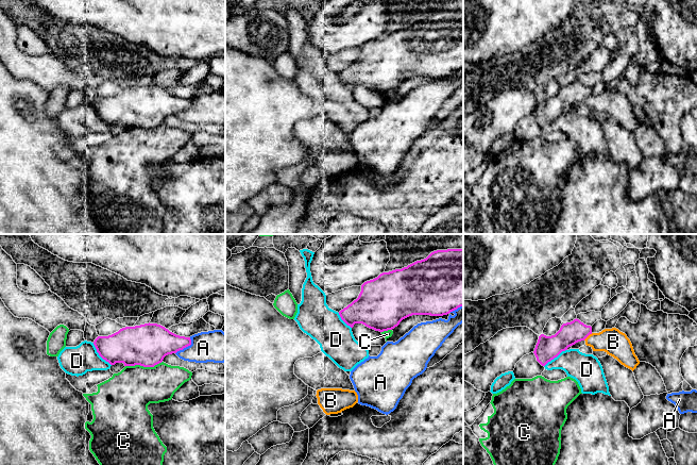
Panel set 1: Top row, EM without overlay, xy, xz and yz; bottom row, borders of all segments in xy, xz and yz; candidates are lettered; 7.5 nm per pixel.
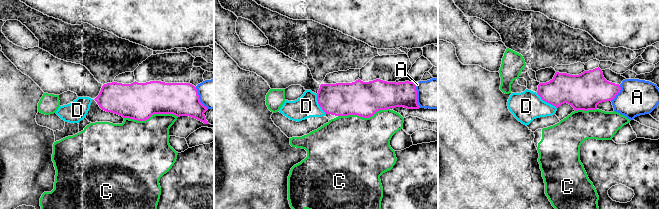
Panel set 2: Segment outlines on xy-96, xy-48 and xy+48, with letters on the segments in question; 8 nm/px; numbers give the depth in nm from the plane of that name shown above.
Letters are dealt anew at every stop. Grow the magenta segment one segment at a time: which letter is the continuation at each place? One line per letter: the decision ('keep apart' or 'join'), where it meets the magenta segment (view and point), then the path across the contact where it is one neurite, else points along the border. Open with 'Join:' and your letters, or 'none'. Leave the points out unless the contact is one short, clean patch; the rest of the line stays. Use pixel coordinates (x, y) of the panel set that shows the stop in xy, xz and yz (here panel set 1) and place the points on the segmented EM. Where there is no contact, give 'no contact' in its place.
Join: none
A: keep apart; meets magenta in xy at (186, 346)
B: keep apart; meets magenta in yz at (588, 335)
C: keep apart; meets magenta in xy at (143, 366)
D: keep apart; meets magenta in xy at (99, 354); border along xy (92, 343), (96, 351), (111, 365)

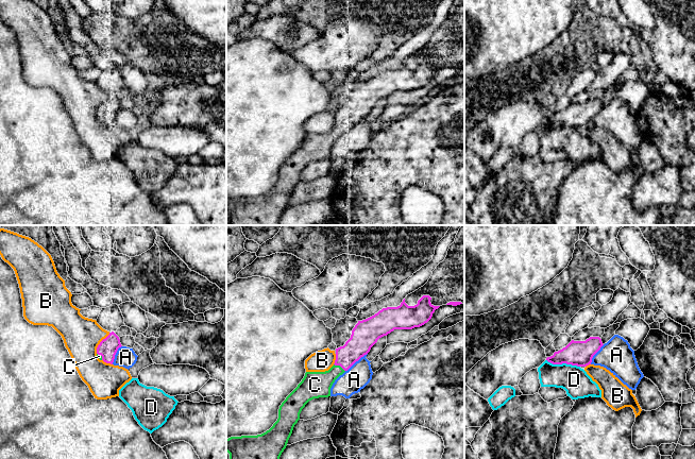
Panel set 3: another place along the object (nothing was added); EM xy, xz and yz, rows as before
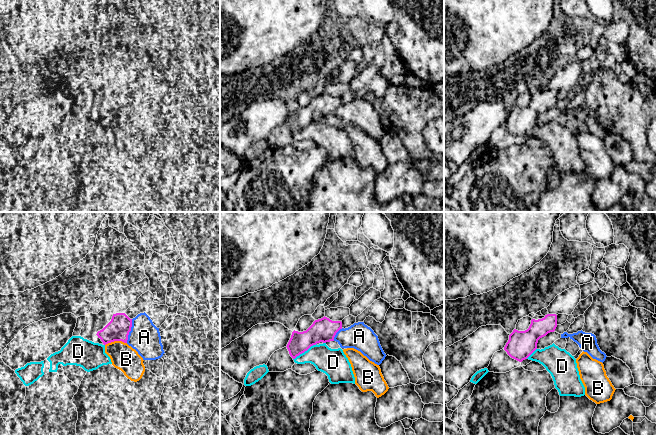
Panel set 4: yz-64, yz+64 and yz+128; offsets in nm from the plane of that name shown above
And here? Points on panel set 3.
Join: C
A: keep apart; meets magenta in xz at (356, 360)
B: keep apart; meets magenta in xy at (100, 343)
C: join; meets magenta in xz at (339, 364)
D: keep apart; meets magenta in yz at (563, 362); border along yz (546, 359), (553, 363), (571, 363), (579, 367)

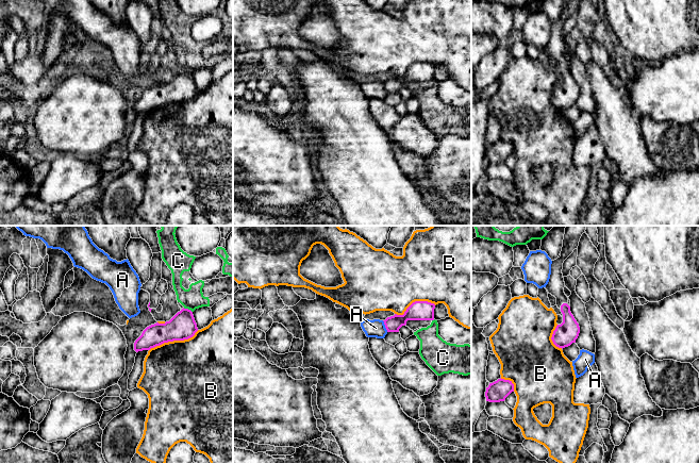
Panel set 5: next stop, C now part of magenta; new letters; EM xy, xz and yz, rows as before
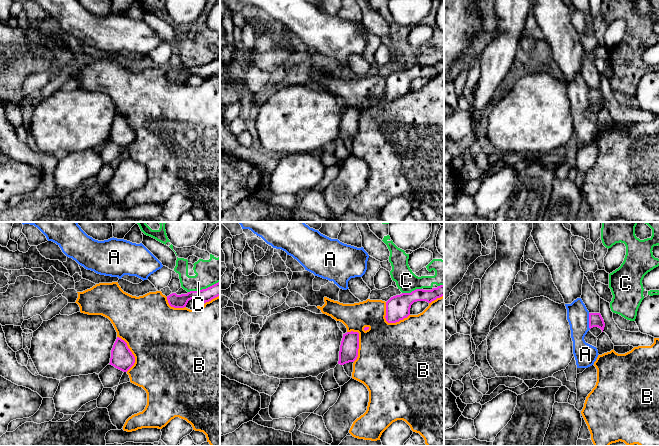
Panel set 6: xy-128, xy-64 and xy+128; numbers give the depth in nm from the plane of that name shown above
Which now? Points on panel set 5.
Join: none
A: keep apart; meets magenta in xz at (385, 326)
B: keep apart; meets magenta in xy at (173, 340)
C: keep apart; meets magenta in xy at (187, 309)

